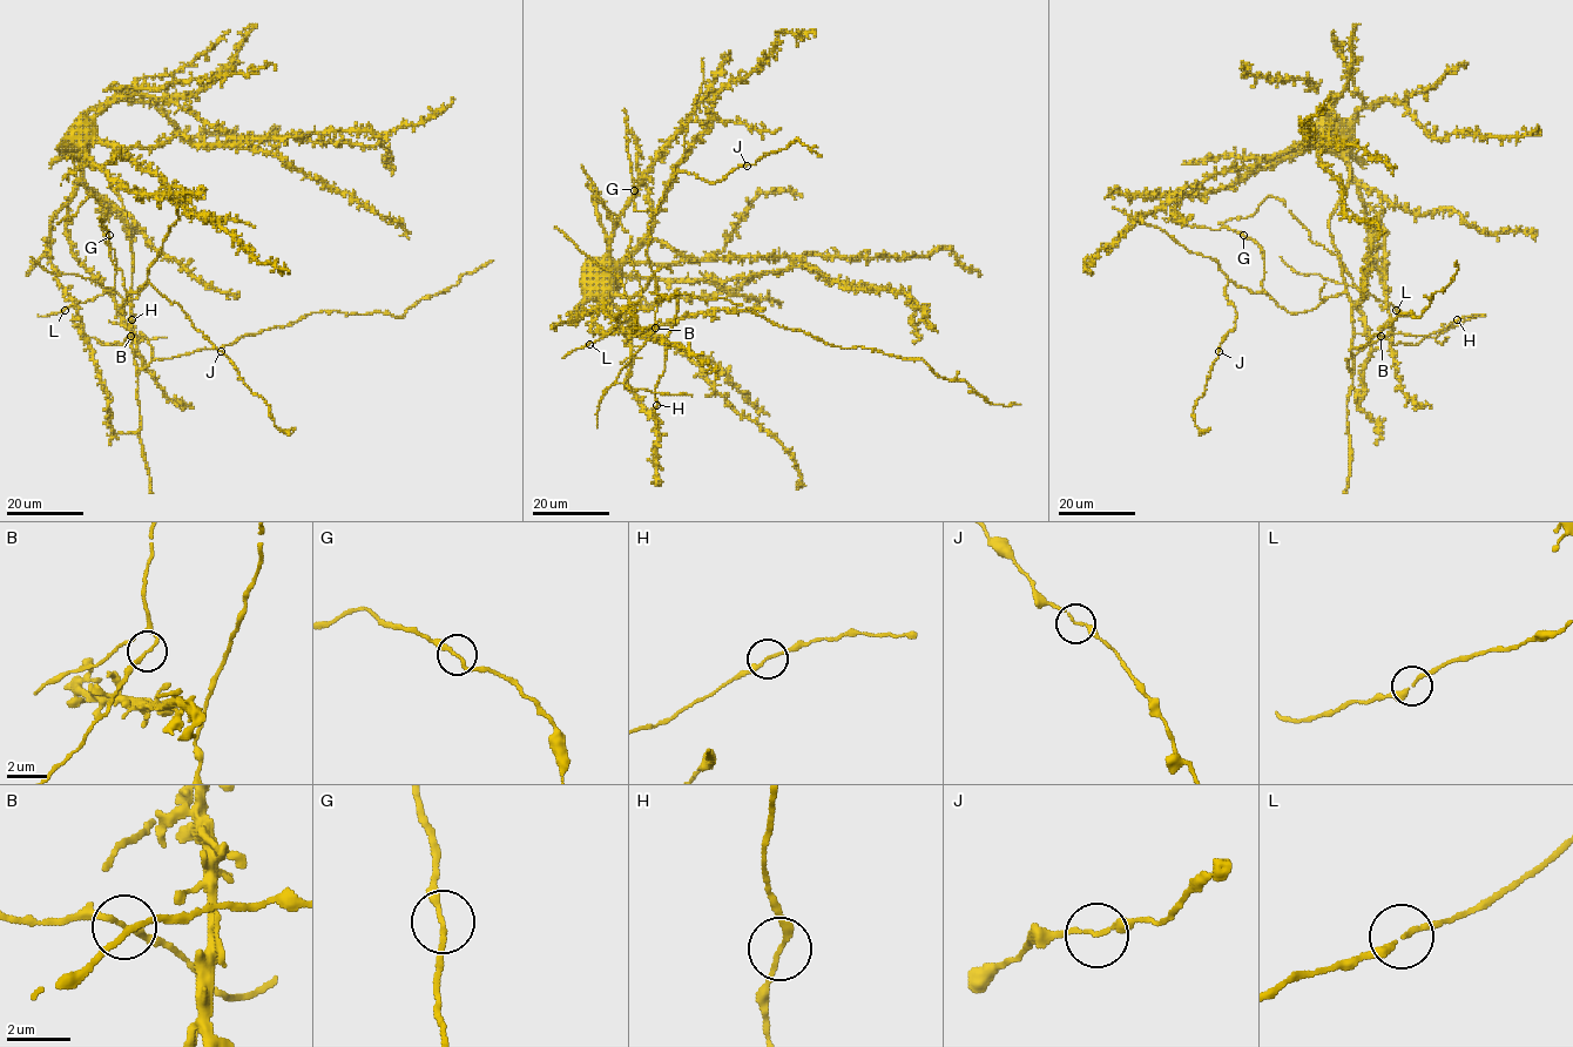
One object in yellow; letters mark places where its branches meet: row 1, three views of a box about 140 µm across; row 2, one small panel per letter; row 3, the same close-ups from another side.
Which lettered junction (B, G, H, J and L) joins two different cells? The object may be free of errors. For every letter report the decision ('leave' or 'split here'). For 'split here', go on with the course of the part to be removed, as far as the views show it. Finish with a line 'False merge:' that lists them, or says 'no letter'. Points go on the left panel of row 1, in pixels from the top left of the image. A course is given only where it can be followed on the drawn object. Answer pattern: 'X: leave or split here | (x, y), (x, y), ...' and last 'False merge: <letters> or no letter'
B: leave
G: leave
H: leave
J: leave
L: leave
False merge: no letter

